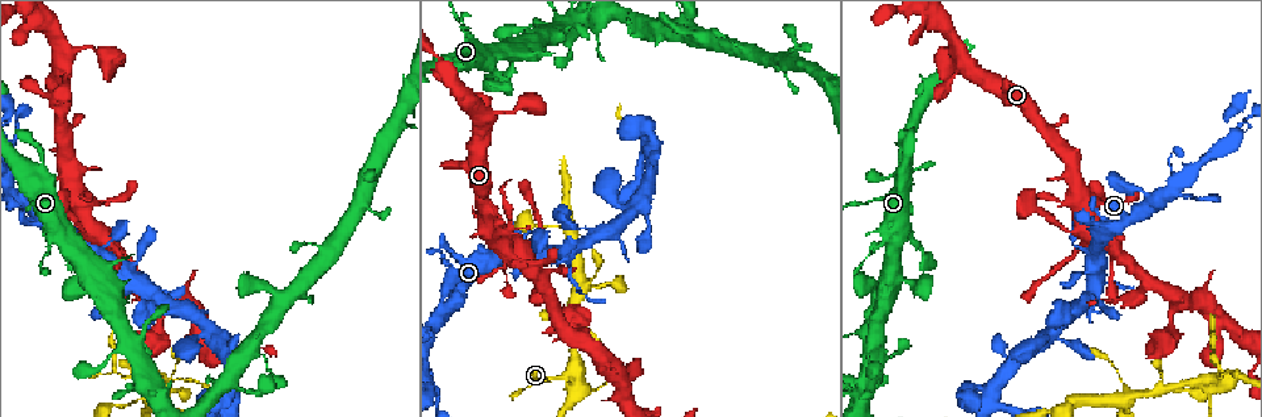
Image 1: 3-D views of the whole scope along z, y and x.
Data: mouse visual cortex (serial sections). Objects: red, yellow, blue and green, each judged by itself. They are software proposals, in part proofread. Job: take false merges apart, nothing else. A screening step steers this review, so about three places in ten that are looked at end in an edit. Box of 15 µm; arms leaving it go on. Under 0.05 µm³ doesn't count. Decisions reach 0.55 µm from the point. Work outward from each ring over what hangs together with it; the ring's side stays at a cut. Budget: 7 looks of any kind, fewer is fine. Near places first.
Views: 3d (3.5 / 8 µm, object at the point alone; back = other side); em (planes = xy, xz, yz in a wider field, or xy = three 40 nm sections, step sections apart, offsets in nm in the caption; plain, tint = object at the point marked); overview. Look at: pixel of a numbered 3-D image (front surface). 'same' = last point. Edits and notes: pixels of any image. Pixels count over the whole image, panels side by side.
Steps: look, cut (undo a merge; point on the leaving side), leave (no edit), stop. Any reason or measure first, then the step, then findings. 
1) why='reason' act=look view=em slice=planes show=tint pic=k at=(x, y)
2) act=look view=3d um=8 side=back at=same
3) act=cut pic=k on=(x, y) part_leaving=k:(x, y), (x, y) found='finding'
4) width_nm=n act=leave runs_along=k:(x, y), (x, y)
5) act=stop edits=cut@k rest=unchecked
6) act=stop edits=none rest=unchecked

act=look view=3d um=8 pic=1 at=(509, 219)

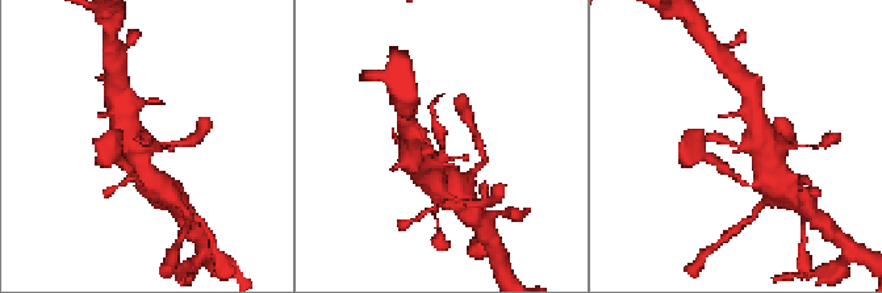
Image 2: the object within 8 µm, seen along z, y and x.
why='closer look' act=look view=3d um=3.5 pic=2 at=(443, 146)

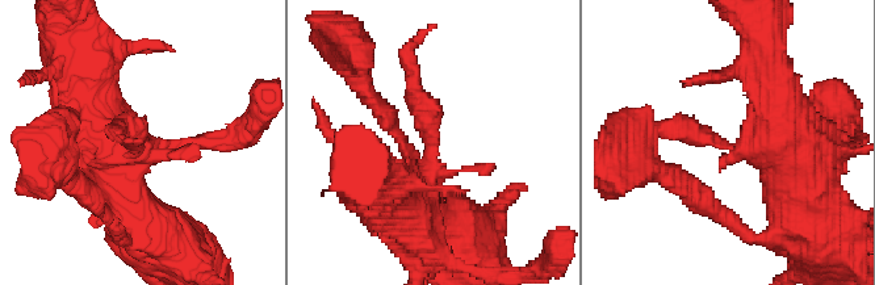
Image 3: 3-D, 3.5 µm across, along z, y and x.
act=cut pic=3 on=(434, 104) part_leaving=3:(431, 143), (406, 63), (423, 33) found='a second cell is stuck on'

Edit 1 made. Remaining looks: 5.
act=look view=3d um=3.5 pic=1 at=(570, 233)

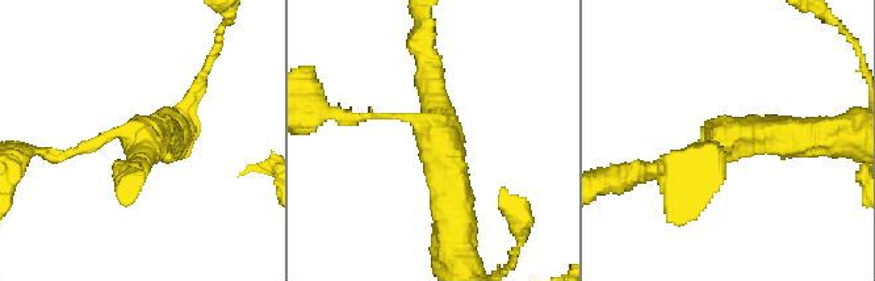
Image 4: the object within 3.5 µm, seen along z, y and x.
arms=3 arm_widths_nm=100,250,500 act=look view=em slice=planes show=tint pic=4 at=(723, 140)

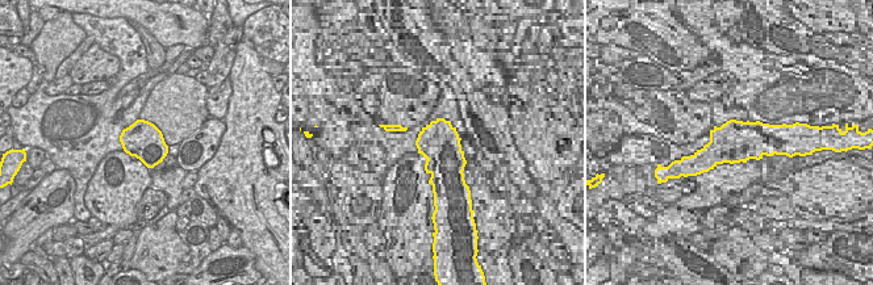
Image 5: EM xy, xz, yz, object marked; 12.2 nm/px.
act=leave found='continuous, no second cell'

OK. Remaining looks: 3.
why='thick turns thin' act=look view=3d um=3.5 pic=1 at=(1210, 397)

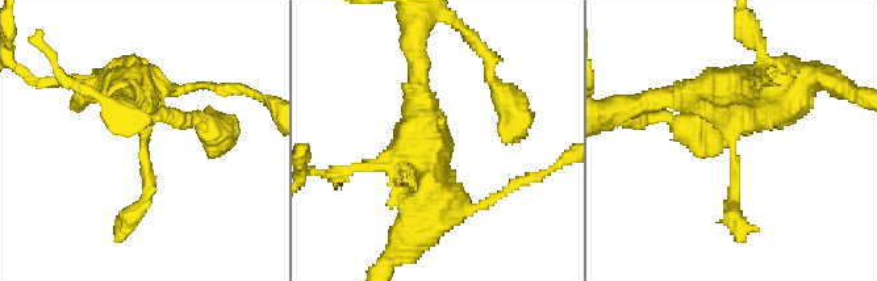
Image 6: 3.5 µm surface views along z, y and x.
why='shape alone is not enough' act=look view=em slice=xy step=2 show=tint pic=6 at=(147, 144)

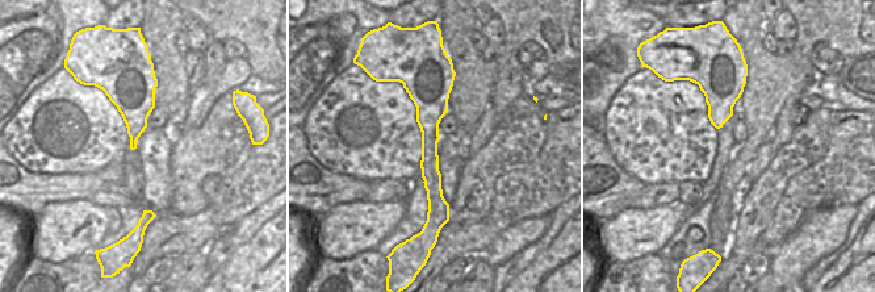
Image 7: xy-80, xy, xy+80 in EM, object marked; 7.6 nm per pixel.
act=leave runs_along=6:(112, 86), (145, 117), (149, 191), (129, 206) found='all the same cell'

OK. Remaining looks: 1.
act=stop edits=cut@3 rest=unchecked

